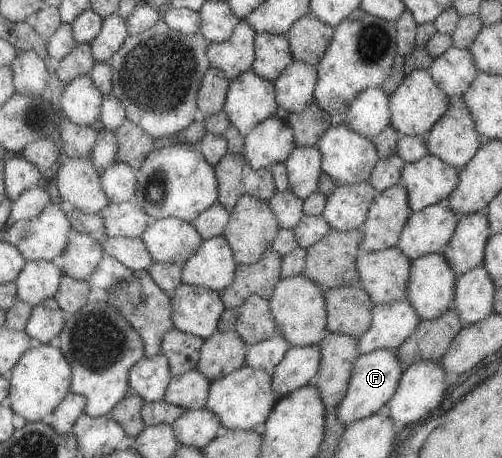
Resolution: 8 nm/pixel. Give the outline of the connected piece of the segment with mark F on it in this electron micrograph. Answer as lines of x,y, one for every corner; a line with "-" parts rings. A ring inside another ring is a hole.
378,348
366,354
358,355
352,364
350,380
342,400
335,406
336,418
342,426
347,427
368,414
377,412
377,410
396,392
398,380
402,376
404,368
398,362
395,350
390,348

